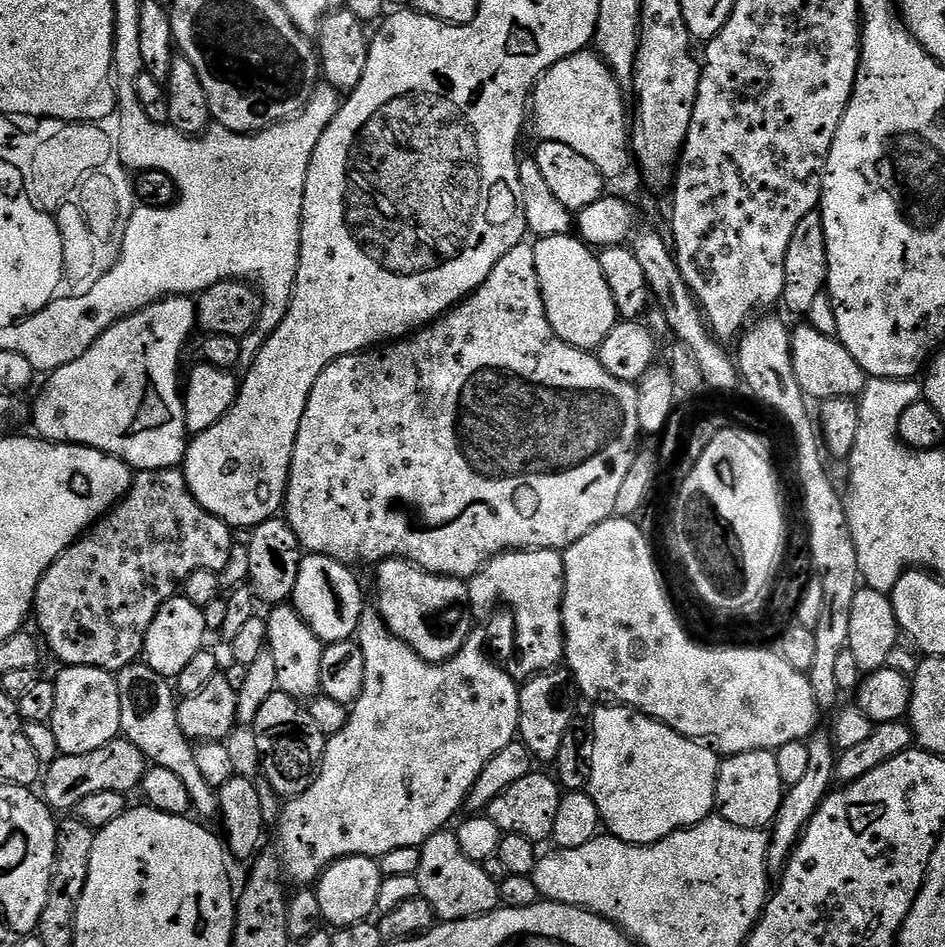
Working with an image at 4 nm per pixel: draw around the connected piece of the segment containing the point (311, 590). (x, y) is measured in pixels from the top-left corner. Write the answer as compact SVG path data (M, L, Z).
M308 554L300 561L298 582L294 582L290 603L325 645L353 639L360 628L360 619L366 611L366 605L364 592L352 572L355 571L349 565L329 556Z

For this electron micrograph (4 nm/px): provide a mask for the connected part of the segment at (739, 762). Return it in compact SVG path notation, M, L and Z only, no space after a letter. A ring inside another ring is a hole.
M775 751L724 756L716 775L715 811L726 822L743 828L767 829L784 801L786 786L778 775Z

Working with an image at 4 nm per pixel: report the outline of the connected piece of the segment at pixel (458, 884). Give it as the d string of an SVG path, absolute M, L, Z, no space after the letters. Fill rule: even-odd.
M455 831L436 832L419 847L420 861L416 877L420 896L434 910L437 921L472 920L475 916L487 916L501 907L500 890L480 862L466 858L462 846L458 844Z

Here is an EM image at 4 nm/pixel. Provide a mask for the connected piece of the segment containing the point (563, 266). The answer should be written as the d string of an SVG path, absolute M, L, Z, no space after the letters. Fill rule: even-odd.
M572 234L537 239L534 247L540 289L554 334L575 348L599 349L618 323L614 294L610 292L606 274L602 272L599 255Z

